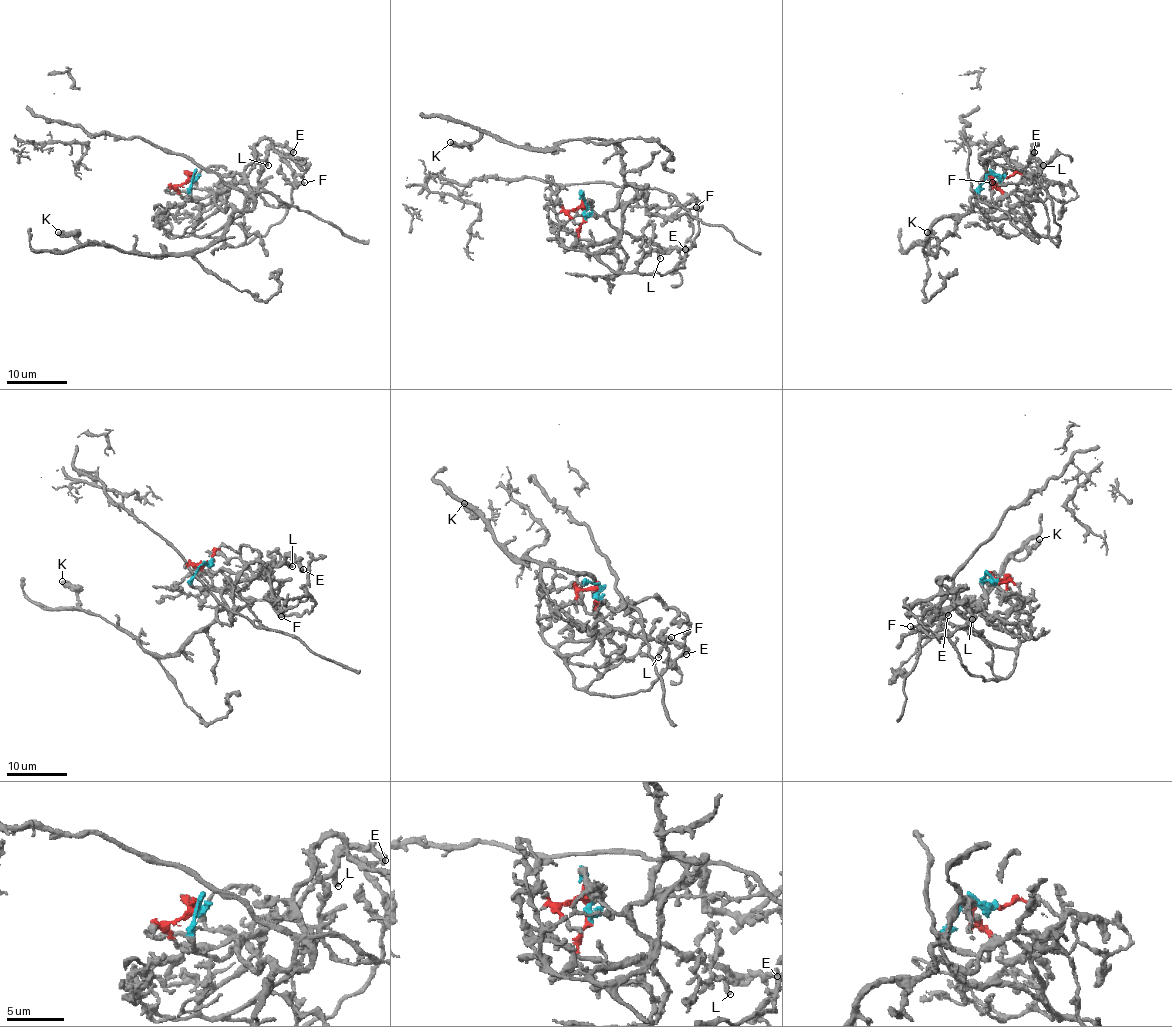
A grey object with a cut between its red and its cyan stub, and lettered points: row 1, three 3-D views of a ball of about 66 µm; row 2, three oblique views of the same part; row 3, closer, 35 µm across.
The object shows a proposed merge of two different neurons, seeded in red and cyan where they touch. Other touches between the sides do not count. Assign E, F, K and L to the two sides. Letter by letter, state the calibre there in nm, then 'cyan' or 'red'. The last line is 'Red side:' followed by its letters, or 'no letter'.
E: calibre 550 nm; cyan
F: calibre 360 nm; red
K: calibre 550 nm; cyan
L: calibre 380 nm; cyan
Red side: F

